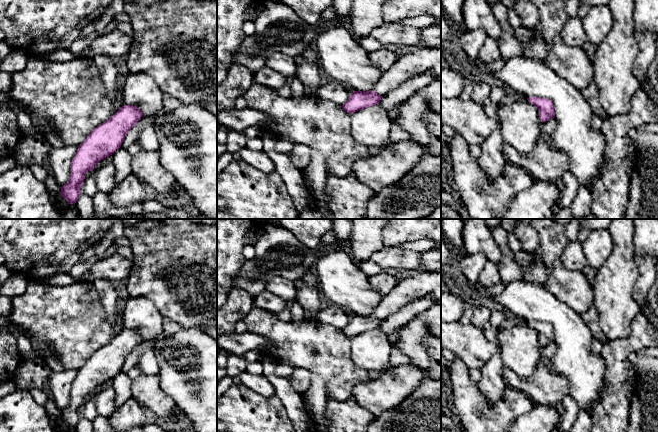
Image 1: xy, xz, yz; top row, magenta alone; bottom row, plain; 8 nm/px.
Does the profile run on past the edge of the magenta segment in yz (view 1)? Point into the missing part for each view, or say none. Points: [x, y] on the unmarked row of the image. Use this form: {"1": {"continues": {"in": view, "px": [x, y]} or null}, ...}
{"1": {"continues": null}}

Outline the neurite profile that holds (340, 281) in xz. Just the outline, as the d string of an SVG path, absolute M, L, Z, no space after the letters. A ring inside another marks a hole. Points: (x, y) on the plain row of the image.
M330 247L319 254L314 271L322 298L353 315L372 314L384 297L343 250Z

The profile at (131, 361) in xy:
M162 331L152 342L141 342L125 359L121 371L127 374L129 370L137 365L138 359L142 355L145 348L155 347L159 342L165 340L167 336L168 334L165 331Z

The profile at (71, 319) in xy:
M30 281L25 293L12 297L11 301L12 313L9 319L28 333L35 353L38 354L38 347L46 342L61 361L64 370L82 368L94 352L113 340L124 329L121 311L116 317L115 323L110 321L105 315L104 307L93 282L89 281L78 281L66 286L46 286Z

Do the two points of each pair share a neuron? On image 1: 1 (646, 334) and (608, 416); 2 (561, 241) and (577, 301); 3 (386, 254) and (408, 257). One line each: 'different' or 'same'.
1: same
2: same
3: same

